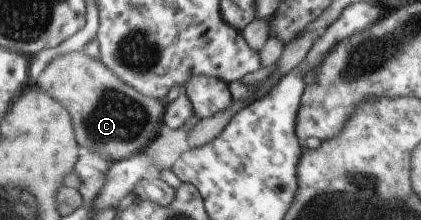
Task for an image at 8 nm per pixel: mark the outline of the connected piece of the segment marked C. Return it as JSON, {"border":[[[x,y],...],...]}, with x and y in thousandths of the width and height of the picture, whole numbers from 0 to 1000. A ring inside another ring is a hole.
{"border":[[[197,232],[126,259],[74,377],[128,441],[171,523],[183,650],[195,677],[285,732],[321,705],[368,627],[387,482],[363,441],[340,436],[285,359],[240,277]]]}

